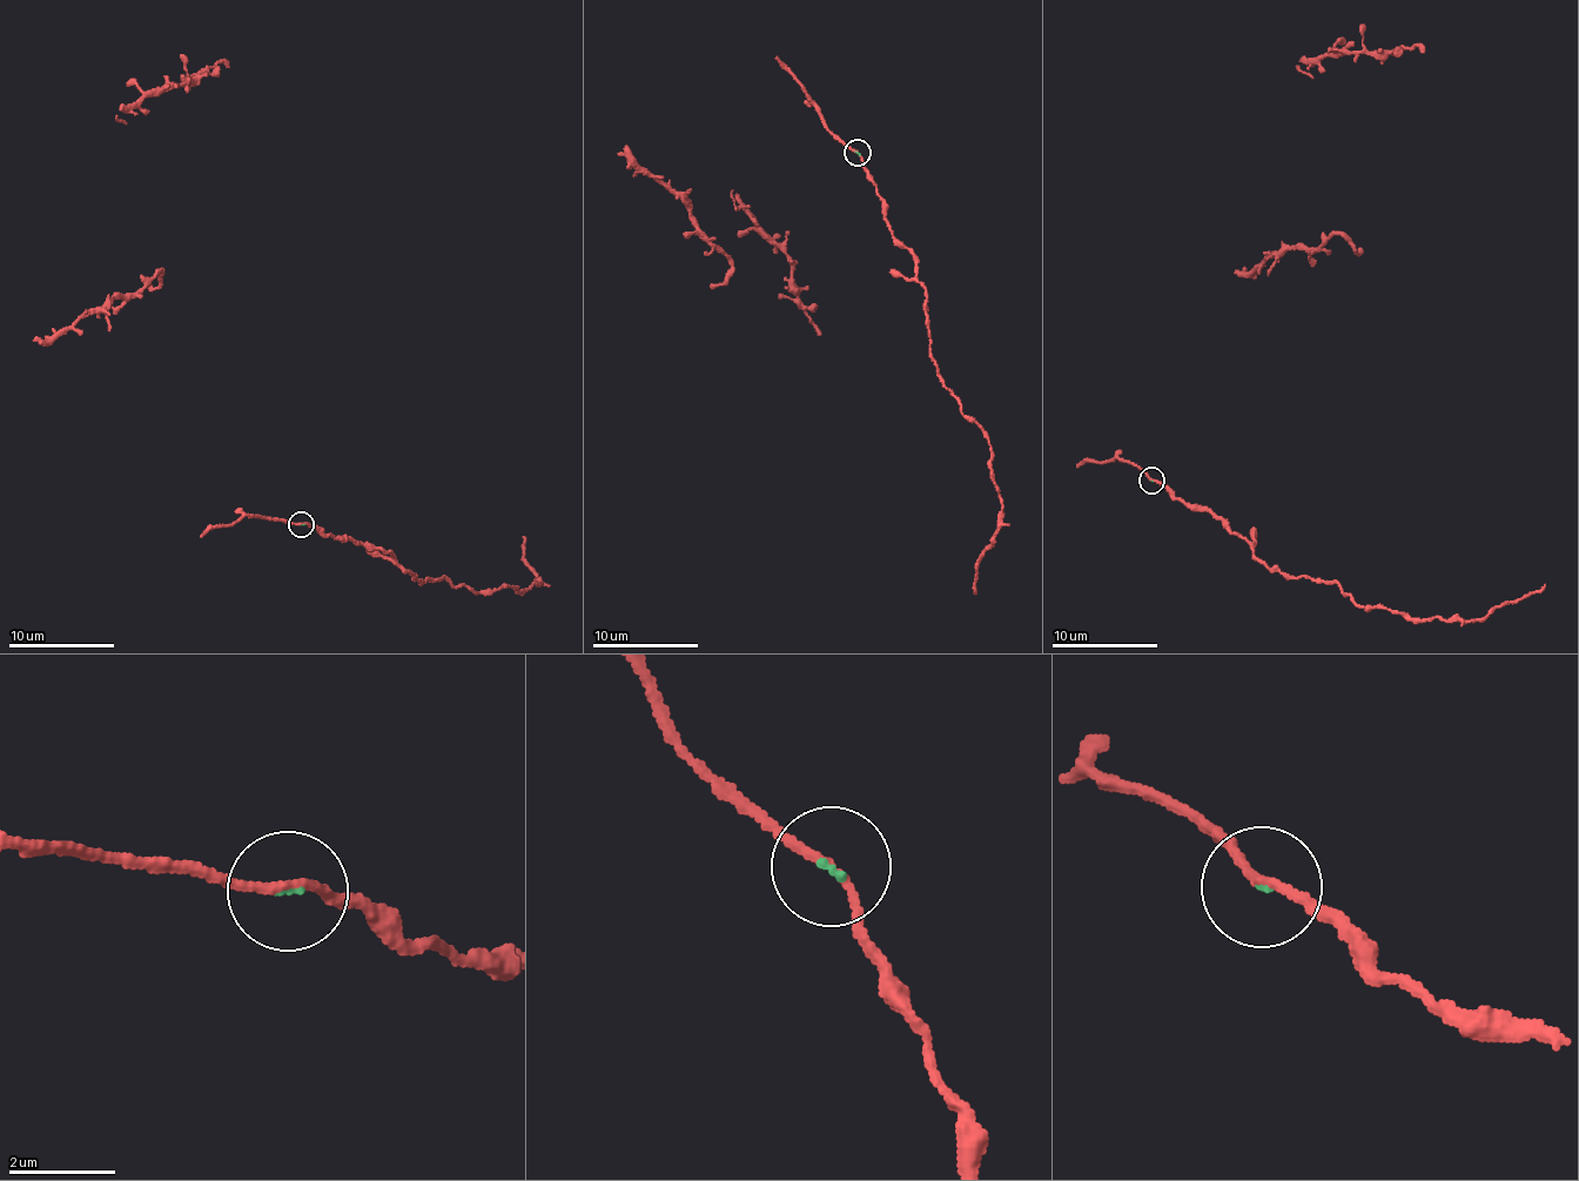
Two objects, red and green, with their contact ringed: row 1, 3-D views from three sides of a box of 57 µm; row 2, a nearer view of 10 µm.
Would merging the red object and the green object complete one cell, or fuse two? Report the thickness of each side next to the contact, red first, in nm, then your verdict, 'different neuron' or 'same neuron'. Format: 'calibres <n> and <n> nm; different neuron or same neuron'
calibres 160 and 70 nm; same neuron

